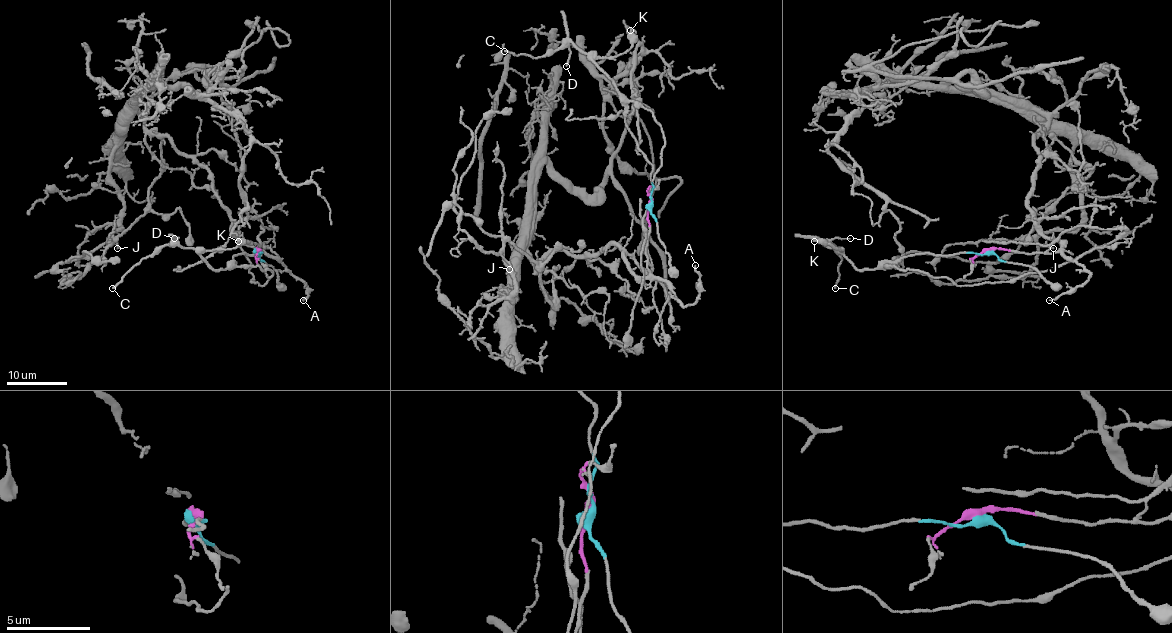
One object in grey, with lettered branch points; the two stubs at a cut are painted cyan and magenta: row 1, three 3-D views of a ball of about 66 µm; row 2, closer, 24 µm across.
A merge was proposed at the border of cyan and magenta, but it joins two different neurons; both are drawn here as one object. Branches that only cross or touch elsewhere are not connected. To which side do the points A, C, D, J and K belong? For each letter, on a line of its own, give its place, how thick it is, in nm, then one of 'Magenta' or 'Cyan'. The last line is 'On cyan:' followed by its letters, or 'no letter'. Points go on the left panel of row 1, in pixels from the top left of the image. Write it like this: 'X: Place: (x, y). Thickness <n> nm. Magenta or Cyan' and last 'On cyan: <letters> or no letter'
A: Place: (303, 300). Thickness 180 nm. Magenta
C: Place: (112, 288). Thickness 160 nm. Cyan
D: Place: (174, 238). Thickness 130 nm. Cyan
J: Place: (117, 248). Thickness 100 nm. Magenta
K: Place: (238, 241). Thickness 400 nm. Cyan
On cyan: C, D, K

